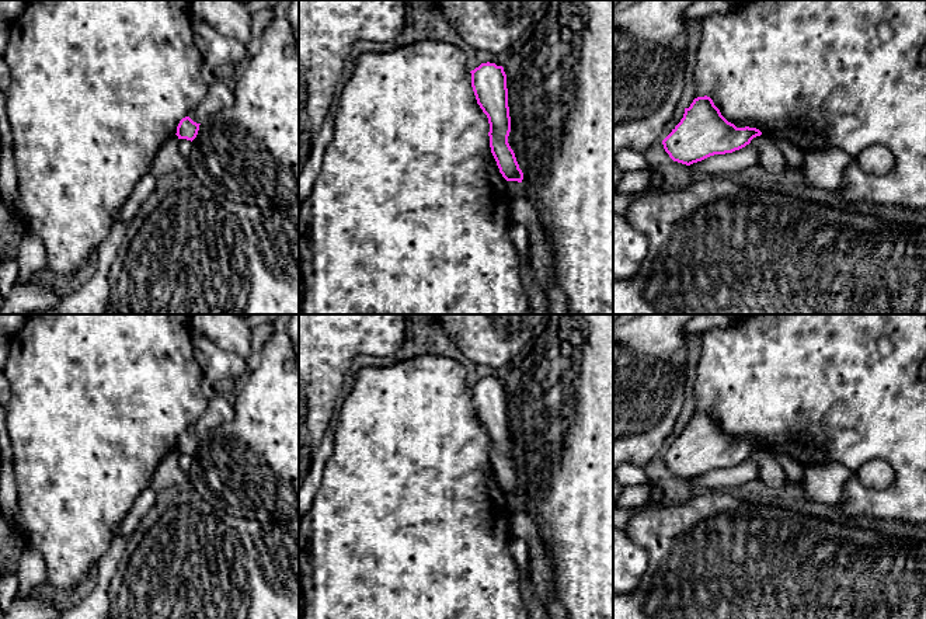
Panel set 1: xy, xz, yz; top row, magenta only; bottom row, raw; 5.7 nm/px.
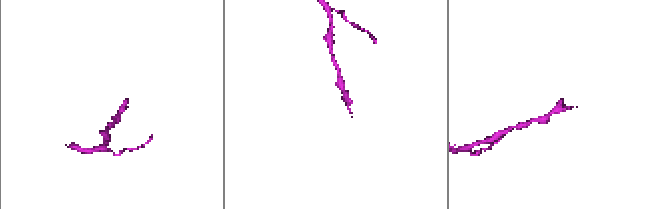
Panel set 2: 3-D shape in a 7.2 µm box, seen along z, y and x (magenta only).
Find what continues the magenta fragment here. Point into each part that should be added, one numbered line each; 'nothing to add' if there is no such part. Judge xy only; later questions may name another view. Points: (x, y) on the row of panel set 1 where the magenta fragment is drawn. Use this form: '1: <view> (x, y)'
1: xy (219, 96)

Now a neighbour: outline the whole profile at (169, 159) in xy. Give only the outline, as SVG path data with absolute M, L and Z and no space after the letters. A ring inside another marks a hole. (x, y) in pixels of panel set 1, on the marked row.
M177 135L164 142L153 160L150 174L161 177L164 174L189 170L189 159L180 153L178 142Z

